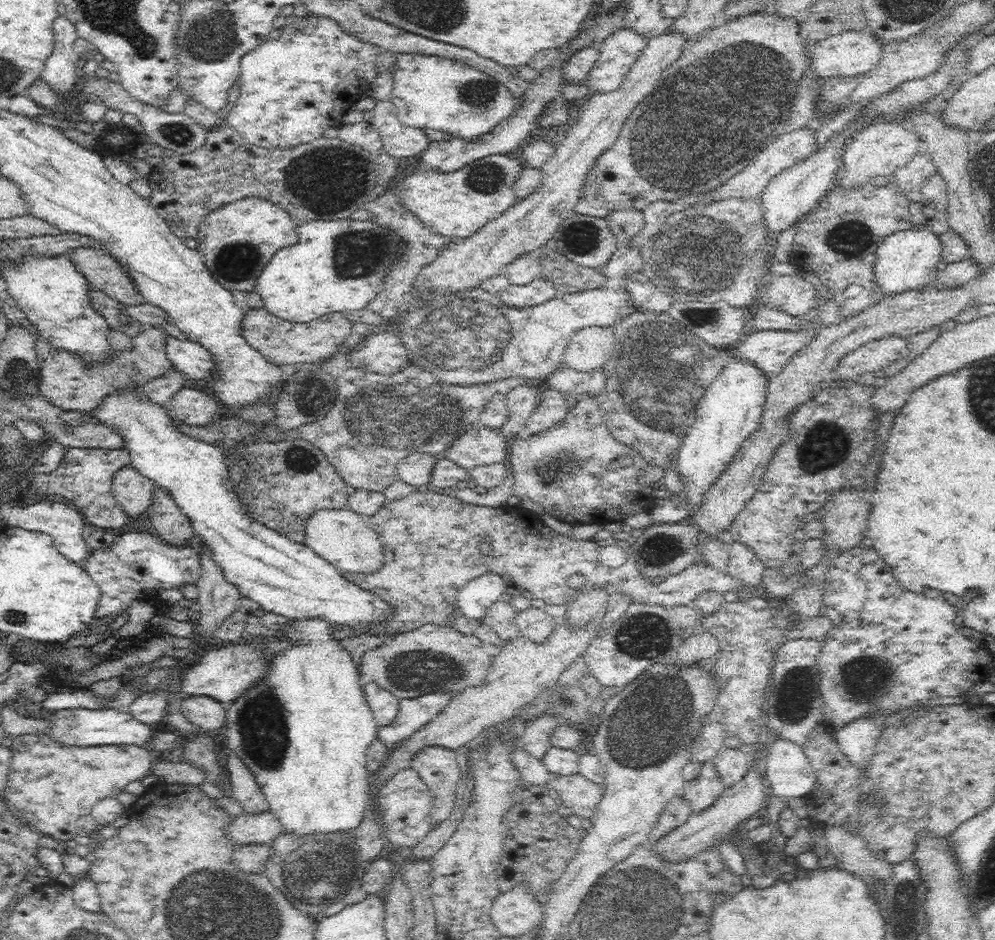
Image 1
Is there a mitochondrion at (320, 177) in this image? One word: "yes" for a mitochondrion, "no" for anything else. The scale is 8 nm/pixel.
yes

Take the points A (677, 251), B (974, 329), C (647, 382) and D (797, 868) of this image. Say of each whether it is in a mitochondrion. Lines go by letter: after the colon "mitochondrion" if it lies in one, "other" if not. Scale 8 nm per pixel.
A: mitochondrion
B: other
C: mitochondrion
D: other

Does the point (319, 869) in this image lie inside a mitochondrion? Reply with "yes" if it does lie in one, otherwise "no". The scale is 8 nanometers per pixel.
yes

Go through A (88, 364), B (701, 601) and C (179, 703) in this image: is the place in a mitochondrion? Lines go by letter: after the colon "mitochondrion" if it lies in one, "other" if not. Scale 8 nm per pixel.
A: other
B: other
C: other

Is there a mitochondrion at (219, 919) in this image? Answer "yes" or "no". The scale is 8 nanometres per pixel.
yes

